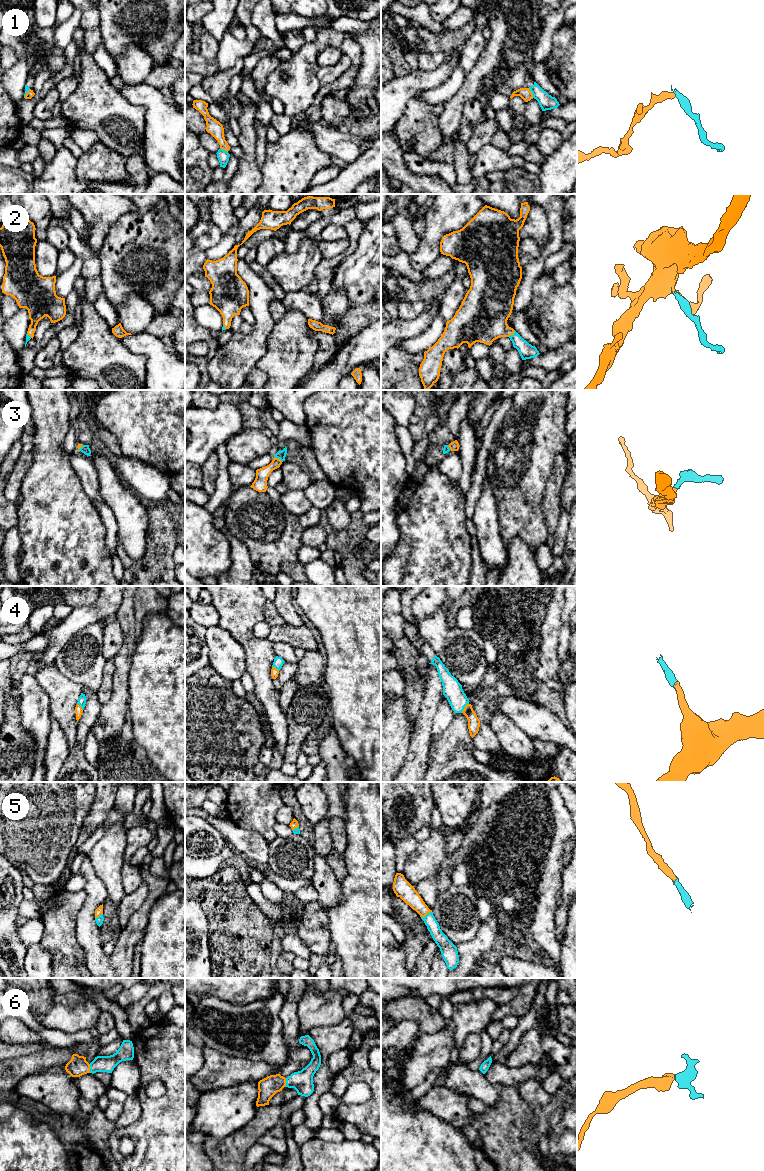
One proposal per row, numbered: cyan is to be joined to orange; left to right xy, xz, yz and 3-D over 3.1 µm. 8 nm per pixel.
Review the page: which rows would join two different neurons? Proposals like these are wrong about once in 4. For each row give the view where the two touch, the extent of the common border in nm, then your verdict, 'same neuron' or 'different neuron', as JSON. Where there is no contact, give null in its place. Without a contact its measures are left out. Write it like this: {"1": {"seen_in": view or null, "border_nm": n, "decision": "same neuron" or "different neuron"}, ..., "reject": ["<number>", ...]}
{"1": {"seen_in": "yz", "border_nm": 90, "decision": "different neuron"}, "2": {"seen_in": "yz", "border_nm": 80, "decision": "same neuron"}, "3": {"seen_in": "xz", "border_nm": 80, "decision": "same neuron"}, "4": {"seen_in": "yz", "border_nm": 100, "decision": "same neuron"}, "5": {"seen_in": "yz", "border_nm": 100, "decision": "same neuron"}, "6": {"seen_in": "xy", "border_nm": 70, "decision": "same neuron"}, "reject": ["1"]}

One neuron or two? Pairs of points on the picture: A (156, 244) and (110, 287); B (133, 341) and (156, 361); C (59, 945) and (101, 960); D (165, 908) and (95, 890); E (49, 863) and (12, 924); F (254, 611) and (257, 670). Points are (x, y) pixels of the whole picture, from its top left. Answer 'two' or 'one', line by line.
A: one
B: one
C: two
D: two
E: two
F: one

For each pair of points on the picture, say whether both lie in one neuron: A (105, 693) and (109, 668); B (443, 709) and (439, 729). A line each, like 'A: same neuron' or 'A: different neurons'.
A: same neuron
B: same neuron

